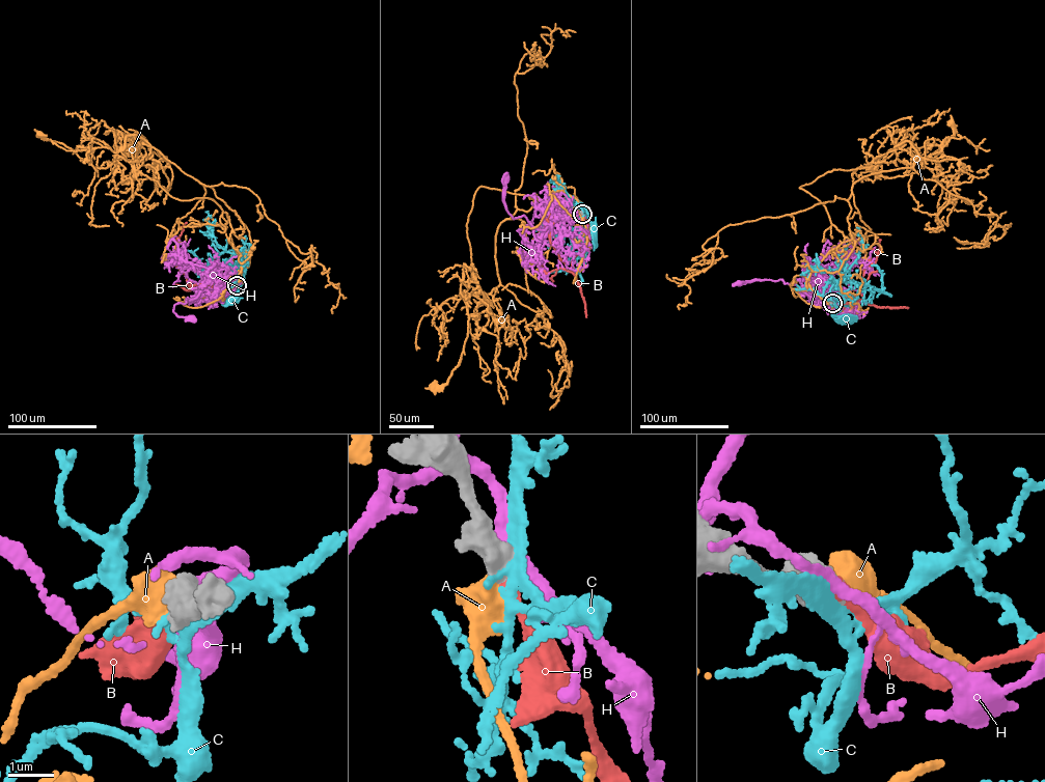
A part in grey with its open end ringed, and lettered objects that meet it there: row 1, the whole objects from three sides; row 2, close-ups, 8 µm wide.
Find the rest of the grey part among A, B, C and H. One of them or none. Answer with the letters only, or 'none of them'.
B

